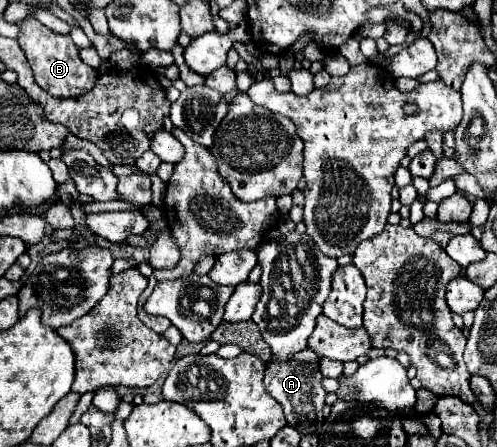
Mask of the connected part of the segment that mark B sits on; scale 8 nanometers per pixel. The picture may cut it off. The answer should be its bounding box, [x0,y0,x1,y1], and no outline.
[18,17,98,97]

